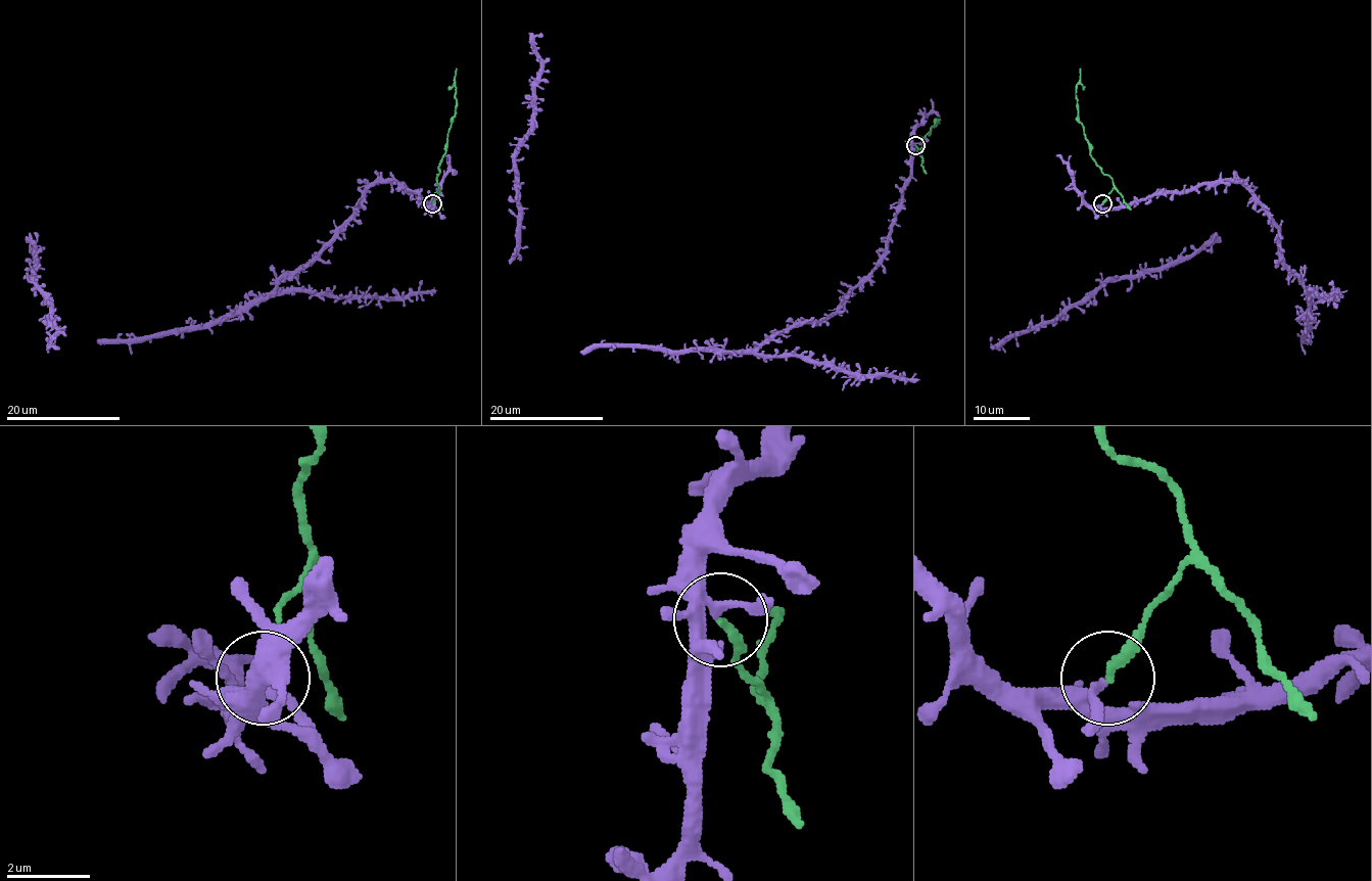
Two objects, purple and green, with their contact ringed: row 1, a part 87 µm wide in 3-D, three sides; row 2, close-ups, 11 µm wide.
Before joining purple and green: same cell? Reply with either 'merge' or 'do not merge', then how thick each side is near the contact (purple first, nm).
do not merge; calibres 200 and 240 nm

